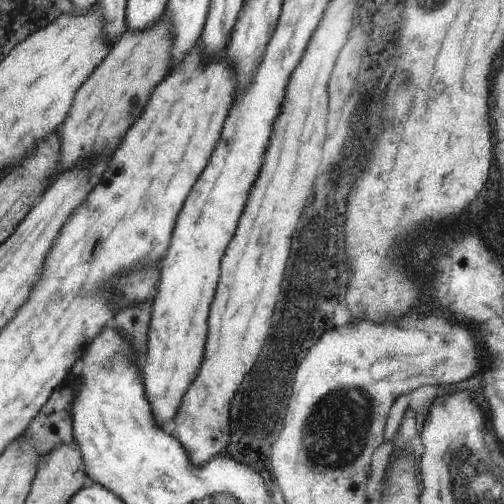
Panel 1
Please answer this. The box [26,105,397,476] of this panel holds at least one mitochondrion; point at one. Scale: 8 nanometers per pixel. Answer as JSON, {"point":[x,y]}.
{"point":[334,447]}

